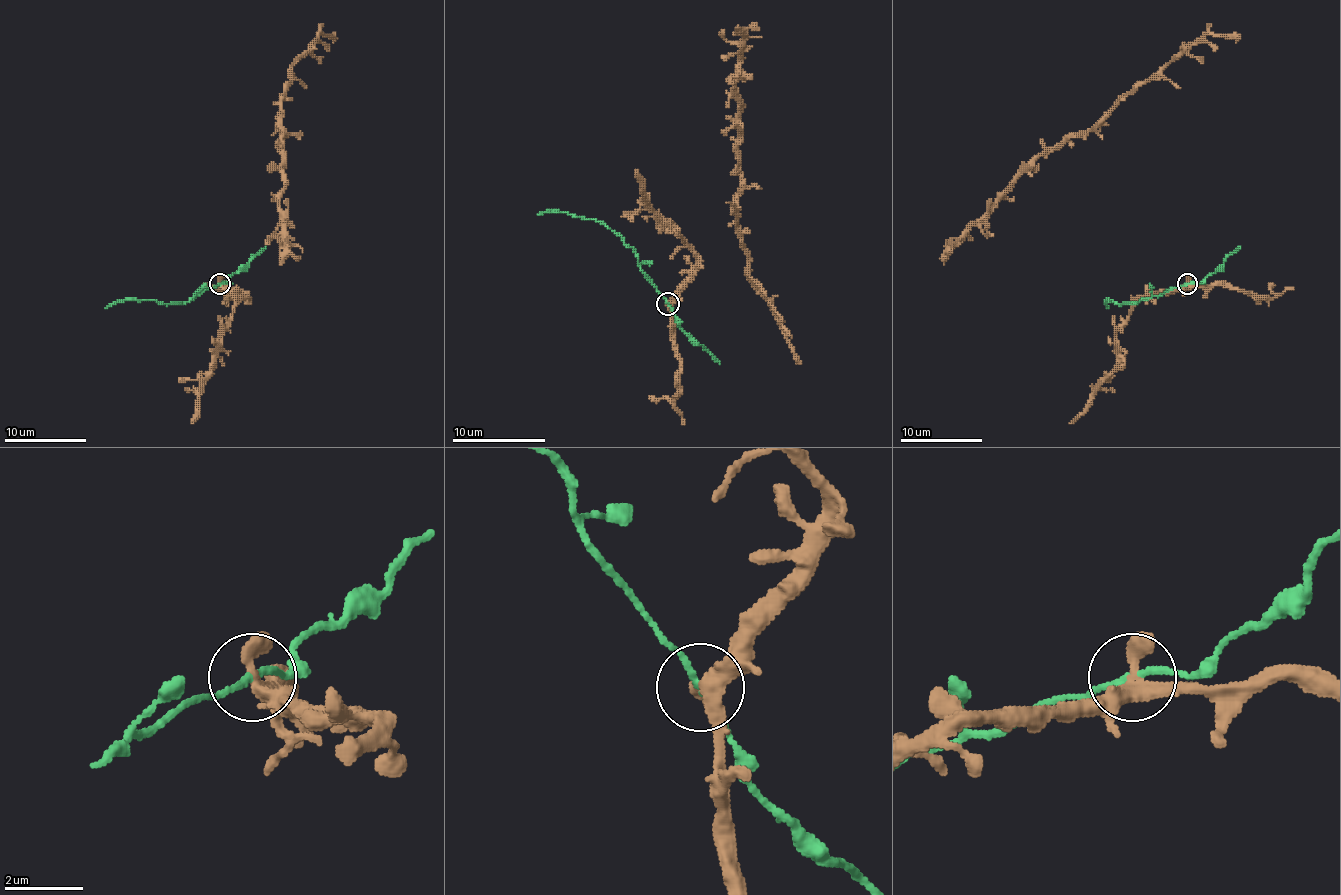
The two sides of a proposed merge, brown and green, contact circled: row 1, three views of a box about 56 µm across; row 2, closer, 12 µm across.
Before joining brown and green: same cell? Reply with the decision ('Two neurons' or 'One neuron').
Two neurons

